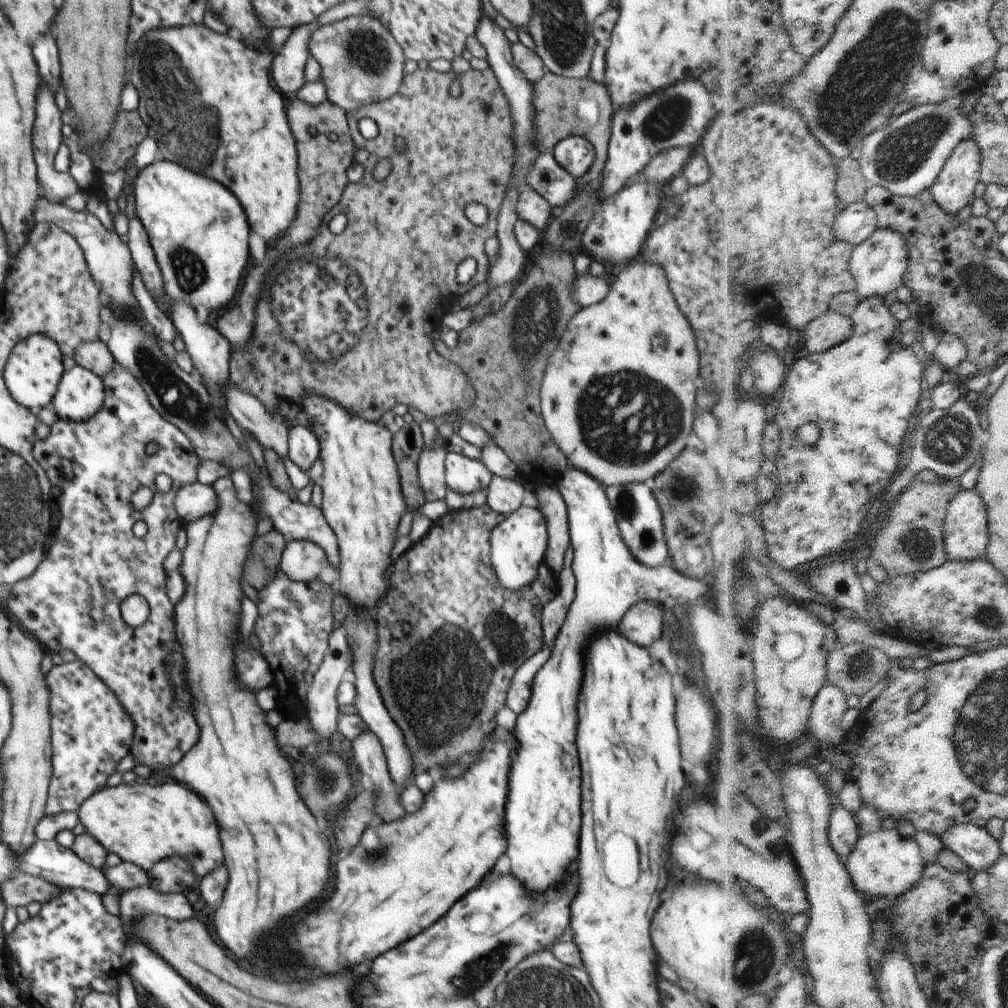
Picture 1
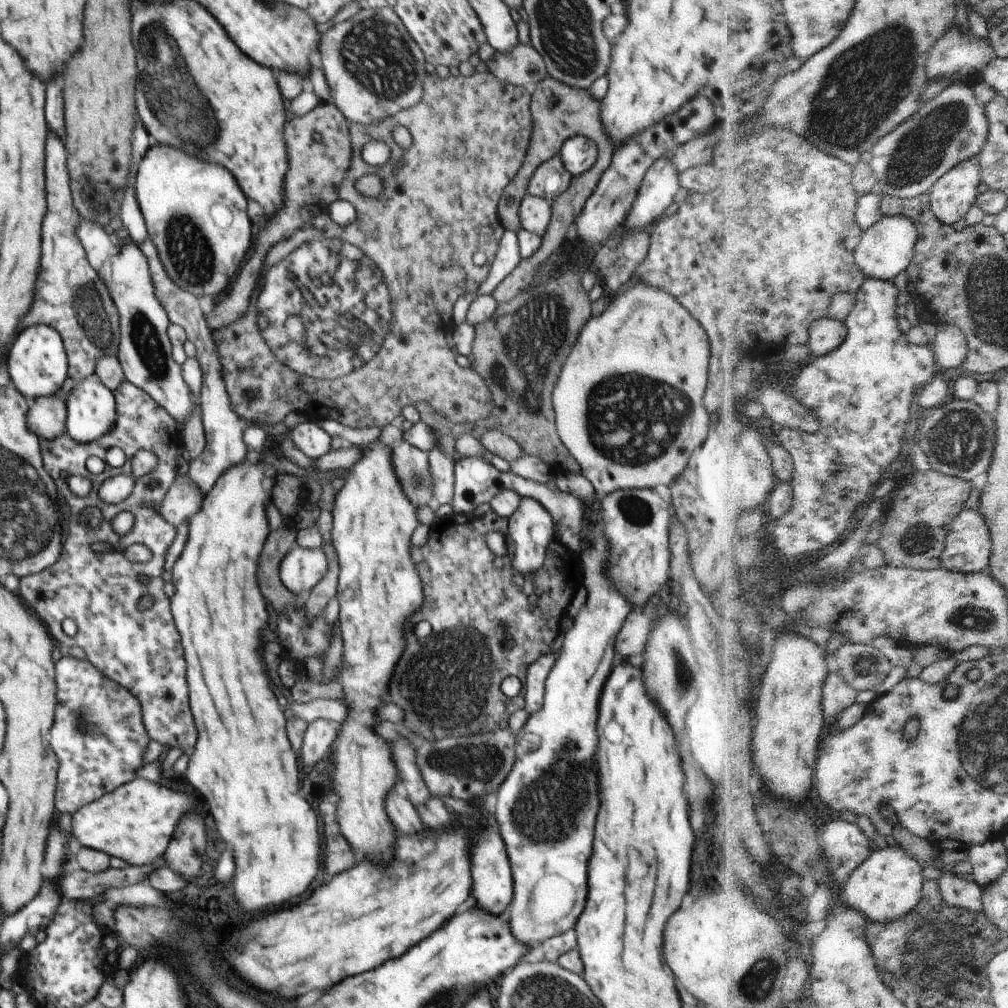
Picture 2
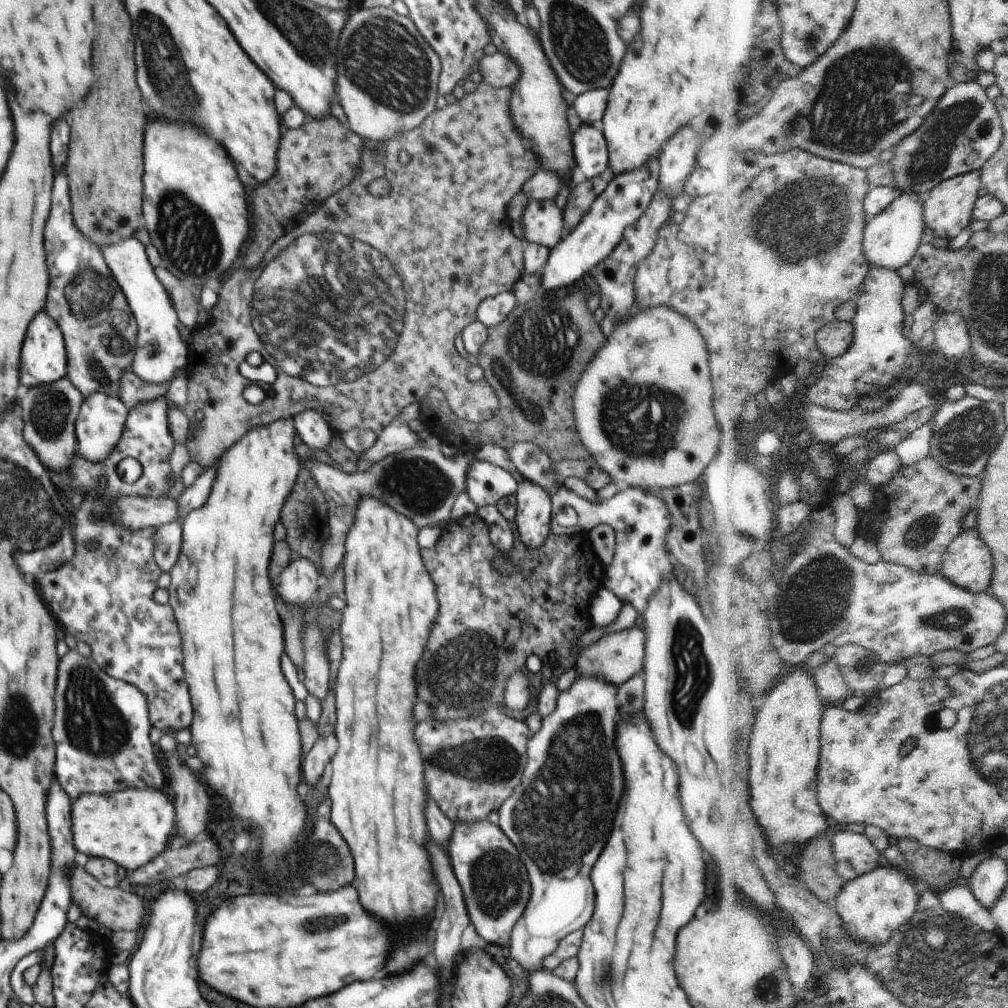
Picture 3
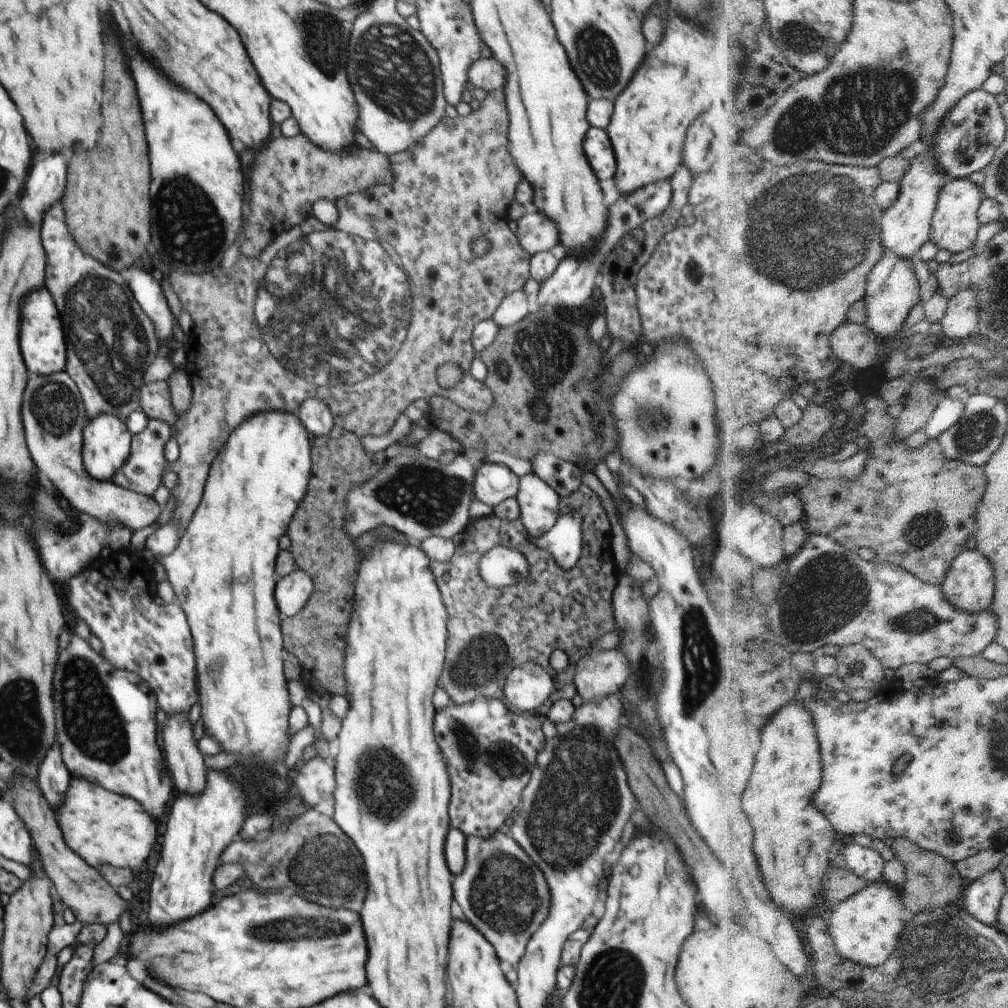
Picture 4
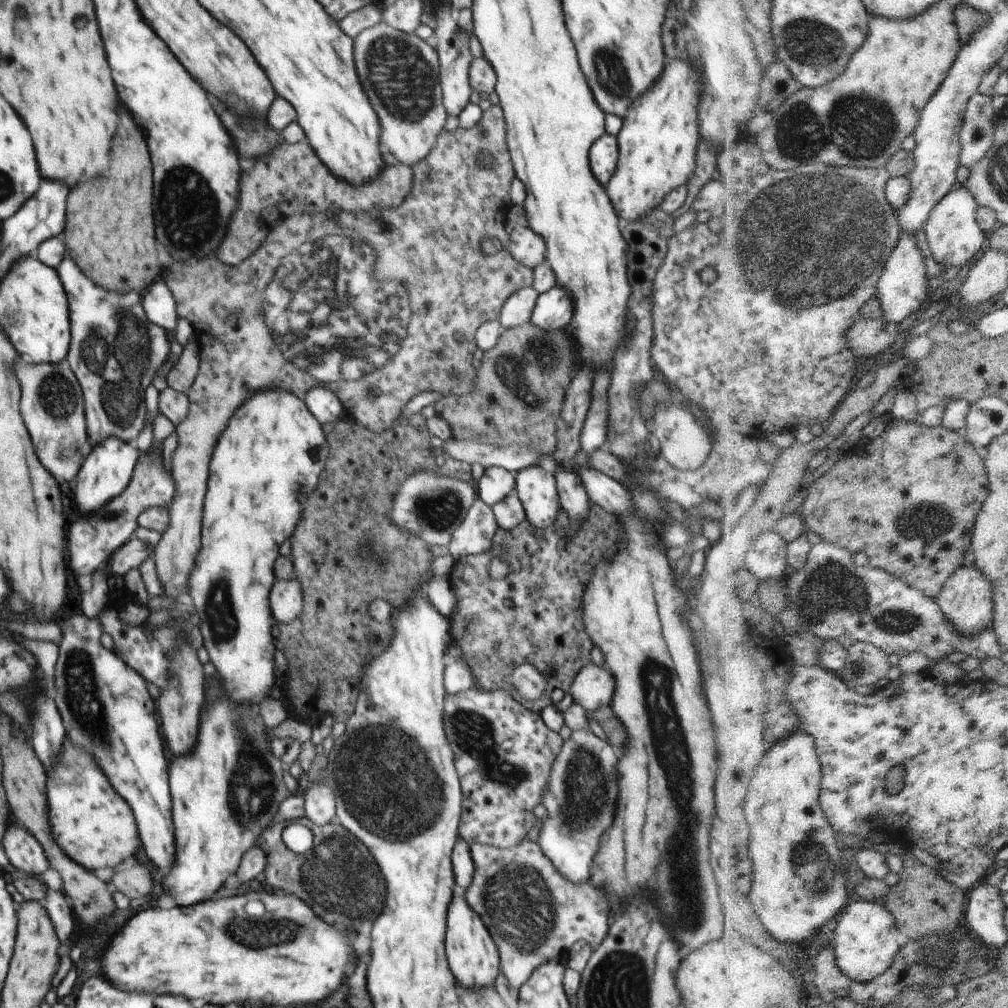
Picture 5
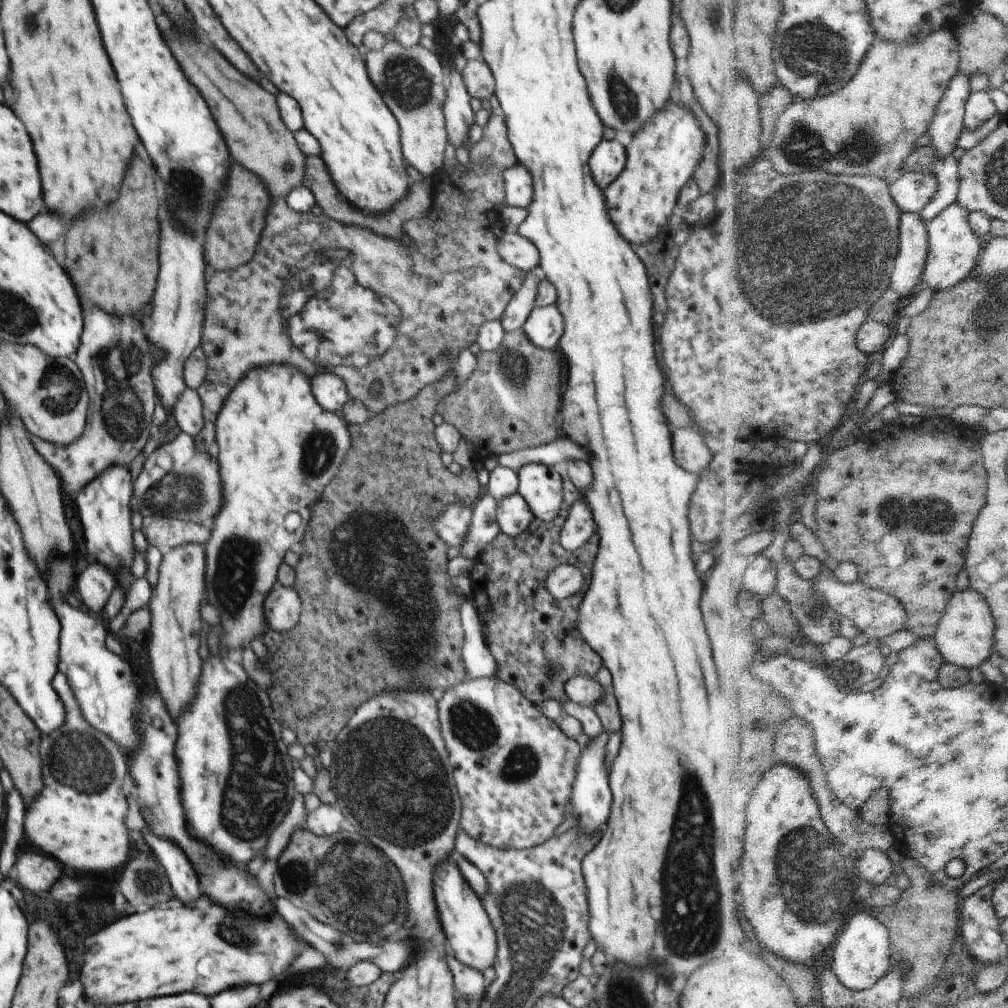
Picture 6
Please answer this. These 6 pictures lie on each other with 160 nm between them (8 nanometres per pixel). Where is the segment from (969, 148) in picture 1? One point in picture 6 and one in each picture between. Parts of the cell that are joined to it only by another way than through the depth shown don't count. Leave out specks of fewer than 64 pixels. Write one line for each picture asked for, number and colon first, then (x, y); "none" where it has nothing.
2: (954, 196)
3: (951, 207)
4: (957, 224)
5: (955, 236)
6: (954, 247)

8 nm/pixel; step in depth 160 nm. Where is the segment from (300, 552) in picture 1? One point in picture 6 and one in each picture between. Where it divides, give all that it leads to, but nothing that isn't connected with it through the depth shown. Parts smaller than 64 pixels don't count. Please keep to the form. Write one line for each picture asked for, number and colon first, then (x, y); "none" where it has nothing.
2: (301, 569)
3: (298, 583)
4: (293, 591)
5: (286, 600)
6: (282, 608)

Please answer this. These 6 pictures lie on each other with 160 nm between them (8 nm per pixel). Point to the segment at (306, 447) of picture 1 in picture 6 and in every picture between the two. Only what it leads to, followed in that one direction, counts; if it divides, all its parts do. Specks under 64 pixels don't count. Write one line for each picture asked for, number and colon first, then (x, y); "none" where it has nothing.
2: (311, 439)
3: (311, 427)
4: (315, 414)
5: (323, 403)
6: (330, 391)

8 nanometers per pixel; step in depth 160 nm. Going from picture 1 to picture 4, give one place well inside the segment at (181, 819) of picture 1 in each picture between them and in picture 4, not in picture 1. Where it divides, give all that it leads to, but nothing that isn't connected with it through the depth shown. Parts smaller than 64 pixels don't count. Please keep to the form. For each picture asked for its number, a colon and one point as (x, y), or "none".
2: (133, 822)
3: (130, 827)
4: (104, 828)

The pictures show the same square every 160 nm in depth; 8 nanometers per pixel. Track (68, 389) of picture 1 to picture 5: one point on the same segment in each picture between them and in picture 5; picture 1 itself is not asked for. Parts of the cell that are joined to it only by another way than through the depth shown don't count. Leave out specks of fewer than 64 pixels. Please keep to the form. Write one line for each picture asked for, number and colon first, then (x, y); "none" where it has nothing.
2: (91, 409)
3: (100, 423)
4: (107, 441)
5: (106, 470)

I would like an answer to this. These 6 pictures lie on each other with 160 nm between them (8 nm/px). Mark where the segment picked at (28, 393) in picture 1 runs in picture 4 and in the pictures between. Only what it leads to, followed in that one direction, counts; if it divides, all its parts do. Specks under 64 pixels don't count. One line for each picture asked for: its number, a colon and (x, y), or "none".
2: (37, 363)
3: (43, 358)
4: (42, 342)

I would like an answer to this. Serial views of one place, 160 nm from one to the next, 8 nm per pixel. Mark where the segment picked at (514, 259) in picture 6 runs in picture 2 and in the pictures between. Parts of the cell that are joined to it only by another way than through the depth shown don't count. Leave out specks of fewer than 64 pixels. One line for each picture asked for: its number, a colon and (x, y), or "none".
2: (535, 213)
3: (542, 221)
4: (536, 234)
5: (526, 247)

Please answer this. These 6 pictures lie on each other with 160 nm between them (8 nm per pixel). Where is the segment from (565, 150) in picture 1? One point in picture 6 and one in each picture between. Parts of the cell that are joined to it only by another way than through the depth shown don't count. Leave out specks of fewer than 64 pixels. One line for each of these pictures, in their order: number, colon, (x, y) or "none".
2: (579, 153)
3: (590, 149)
4: (598, 148)
5: (604, 154)
6: (608, 160)

